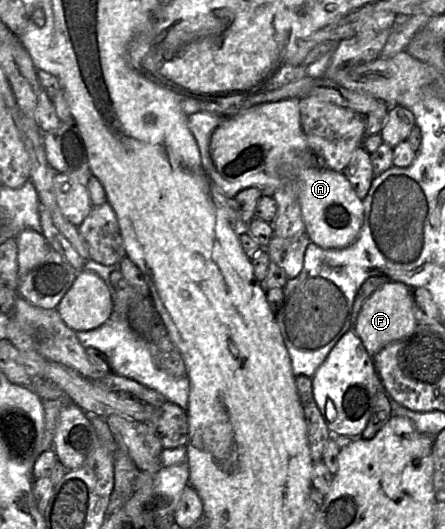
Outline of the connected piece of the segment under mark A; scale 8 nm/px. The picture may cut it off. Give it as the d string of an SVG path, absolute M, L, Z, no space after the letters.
M284 99L262 103L244 109L233 116L213 114L209 111L188 115L188 127L200 151L202 167L209 179L228 197L235 197L241 190L257 187L264 194L271 194L286 184L295 184L306 233L311 243L324 249L339 249L353 243L363 224L363 203L342 172L326 167L309 146L300 119L300 99Z

